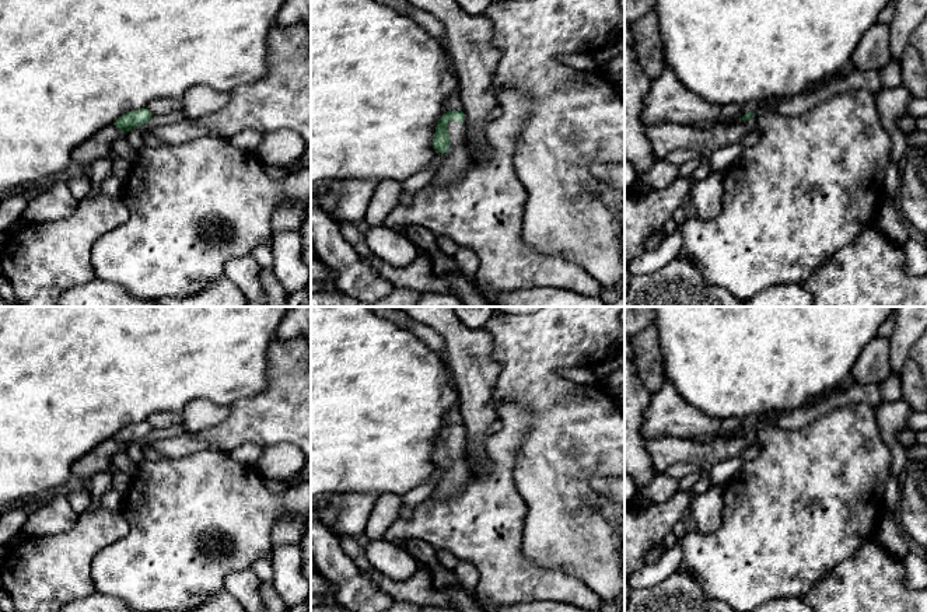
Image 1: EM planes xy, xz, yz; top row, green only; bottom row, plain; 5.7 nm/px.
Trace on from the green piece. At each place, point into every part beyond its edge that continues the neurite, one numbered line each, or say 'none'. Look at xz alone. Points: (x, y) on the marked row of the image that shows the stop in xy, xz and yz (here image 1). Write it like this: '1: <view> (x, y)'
1: xz (455, 102)
2: xz (455, 161)

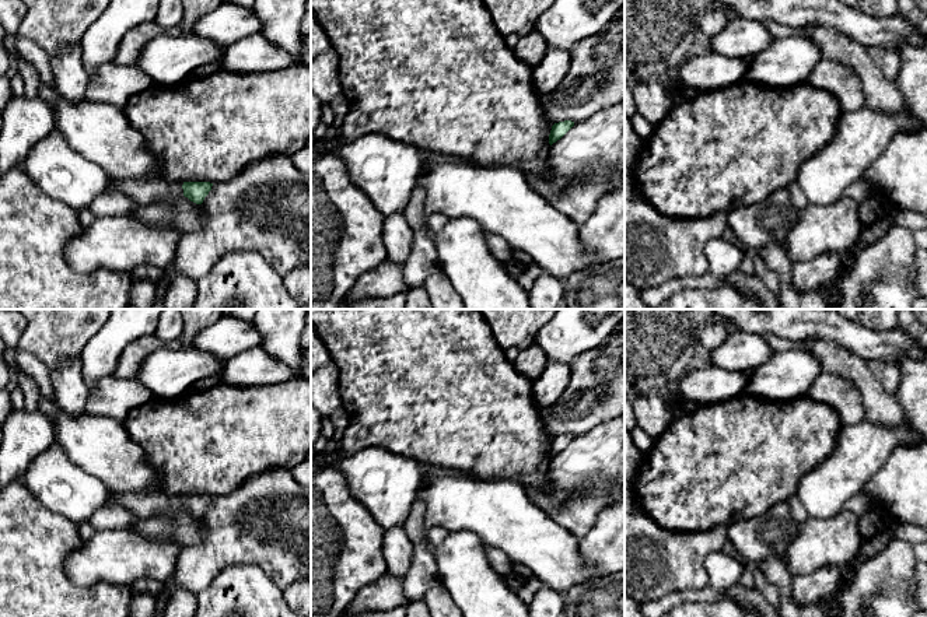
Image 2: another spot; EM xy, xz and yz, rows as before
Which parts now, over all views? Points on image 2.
1: xy (144, 192)

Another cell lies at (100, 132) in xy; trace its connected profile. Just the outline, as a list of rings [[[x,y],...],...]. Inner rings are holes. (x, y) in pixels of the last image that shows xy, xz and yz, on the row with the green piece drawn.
[[[45,84],[38,97],[52,106],[56,129],[67,144],[99,165],[111,180],[160,176],[157,158],[118,106],[90,99],[71,102]]]

